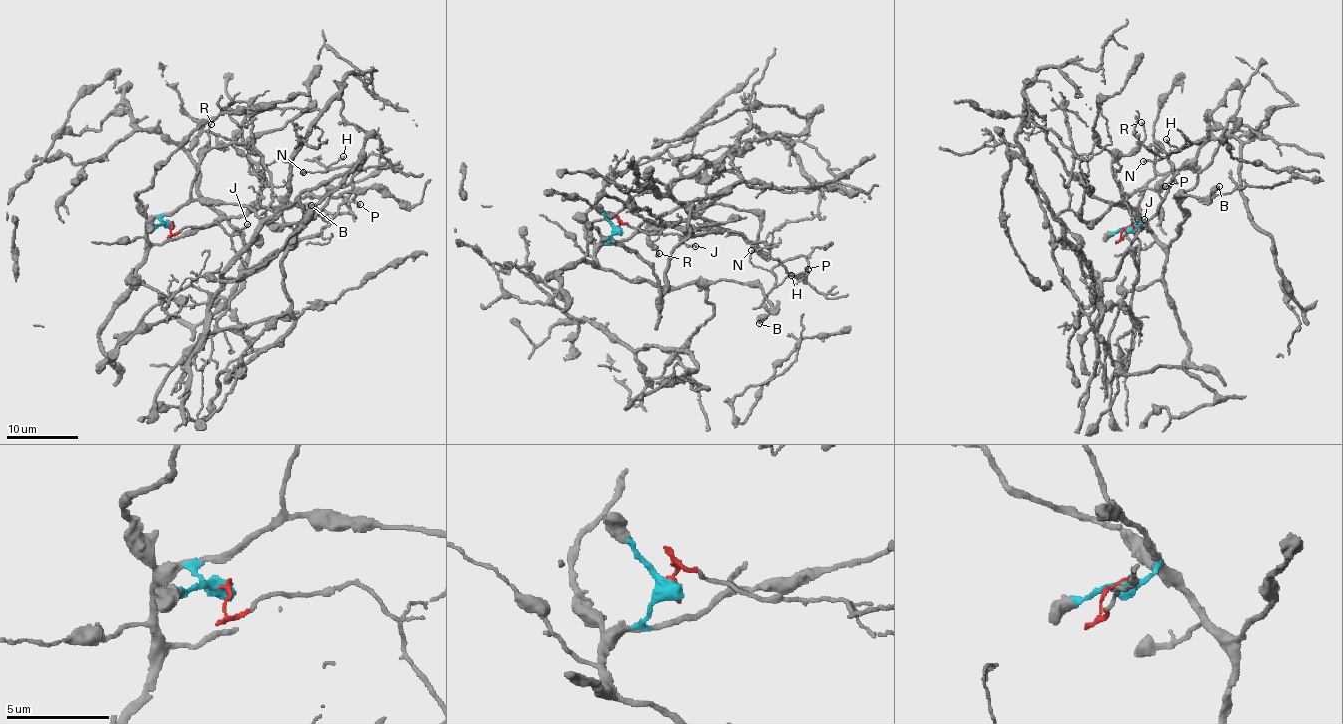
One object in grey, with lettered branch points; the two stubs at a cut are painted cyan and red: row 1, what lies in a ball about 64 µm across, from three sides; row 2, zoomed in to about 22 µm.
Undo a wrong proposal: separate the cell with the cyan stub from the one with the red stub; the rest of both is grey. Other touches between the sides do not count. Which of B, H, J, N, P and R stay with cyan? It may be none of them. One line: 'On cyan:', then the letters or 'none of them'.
On cyan: B, R

